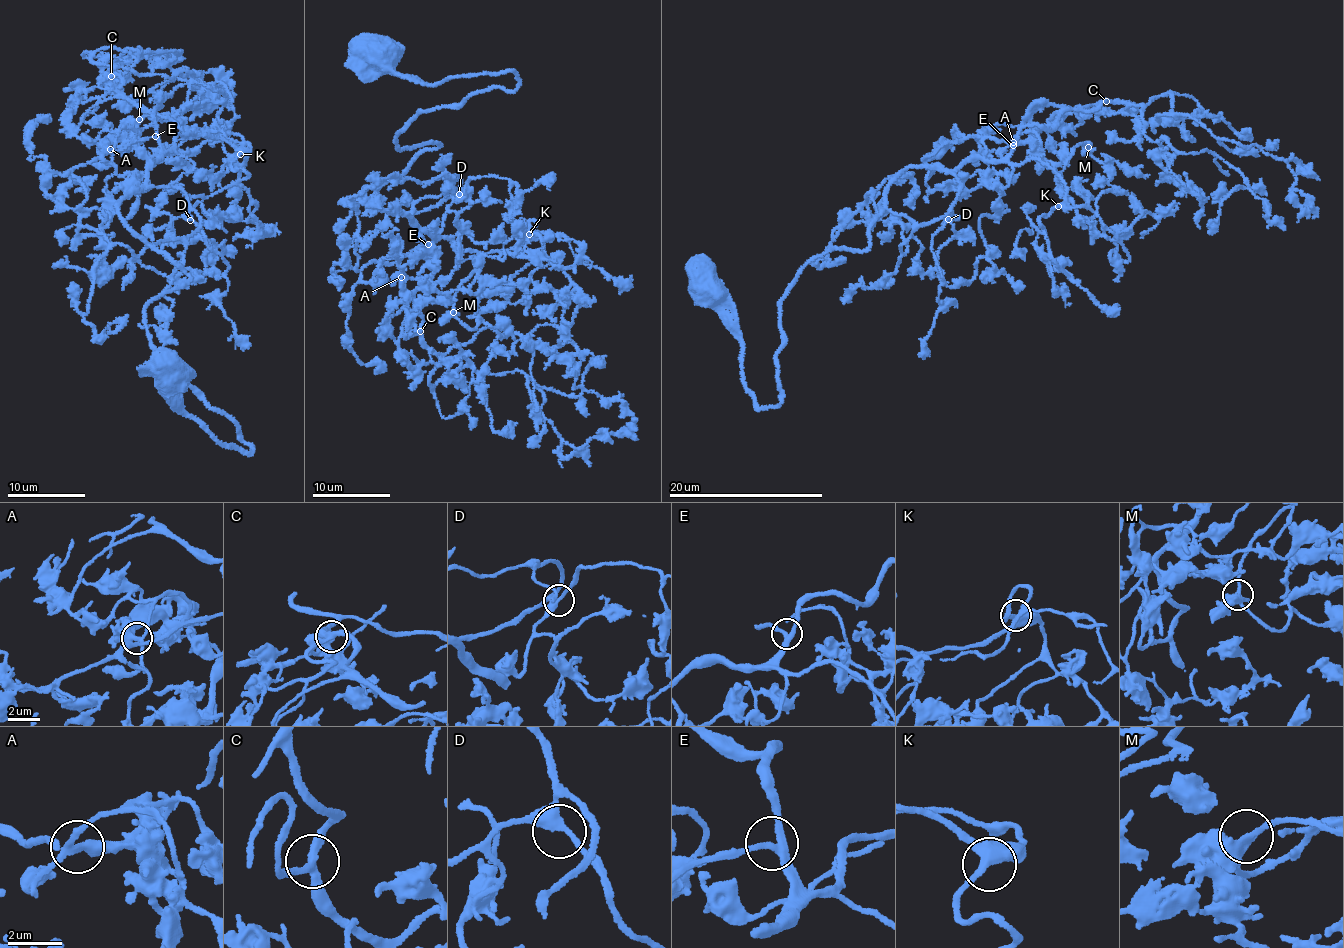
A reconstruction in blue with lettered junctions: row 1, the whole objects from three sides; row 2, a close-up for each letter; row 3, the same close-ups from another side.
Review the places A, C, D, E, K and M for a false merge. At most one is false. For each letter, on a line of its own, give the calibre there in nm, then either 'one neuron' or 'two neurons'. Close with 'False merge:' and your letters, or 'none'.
A: 280 nm thick; one neuron
C: 280 nm thick; one neuron
D: 320 nm thick; one neuron
E: 240 nm thick; one neuron
K: 300 nm thick; one neuron
M: 320 nm thick; one neuron
False merge: none

